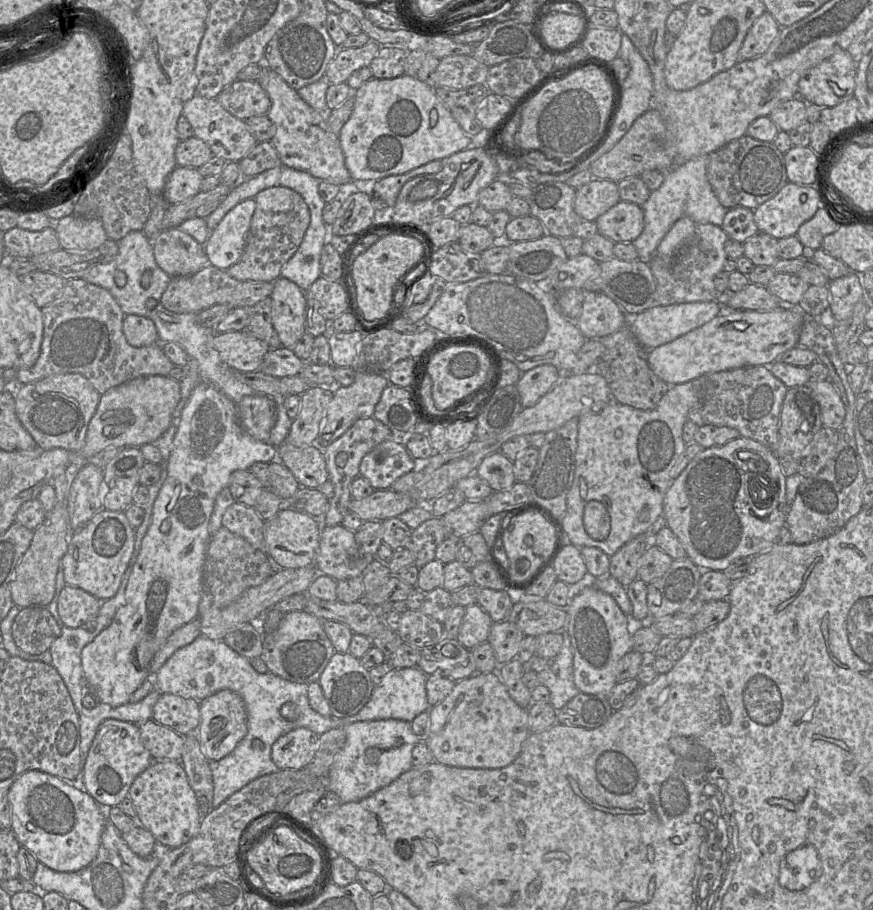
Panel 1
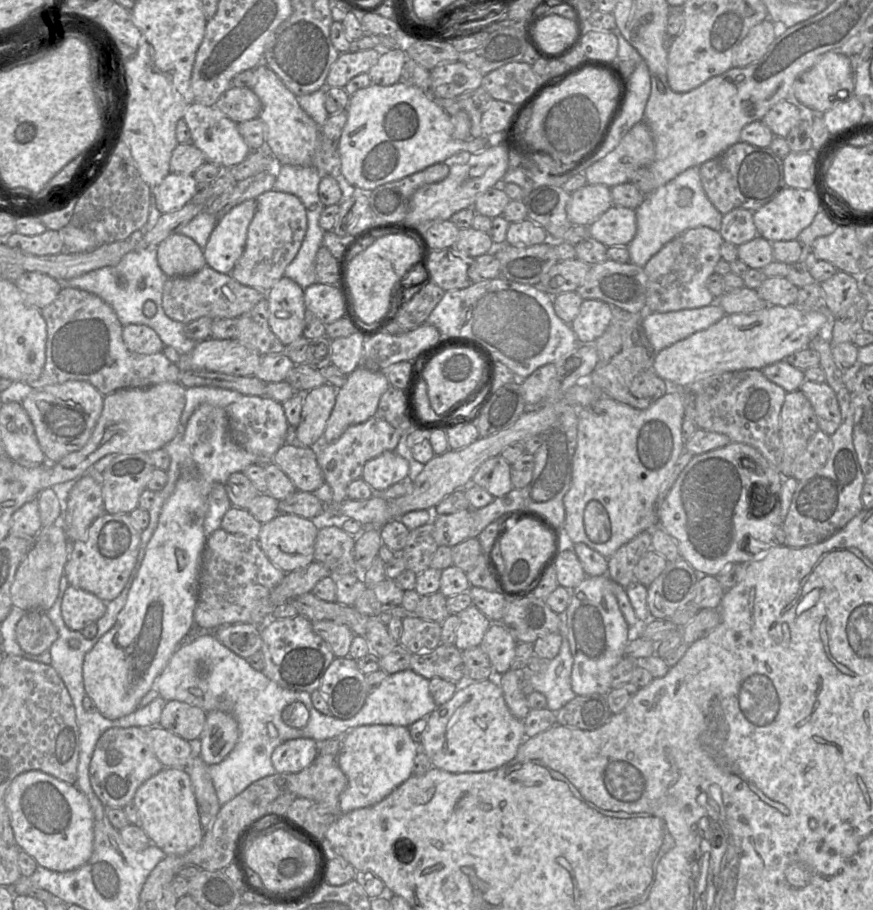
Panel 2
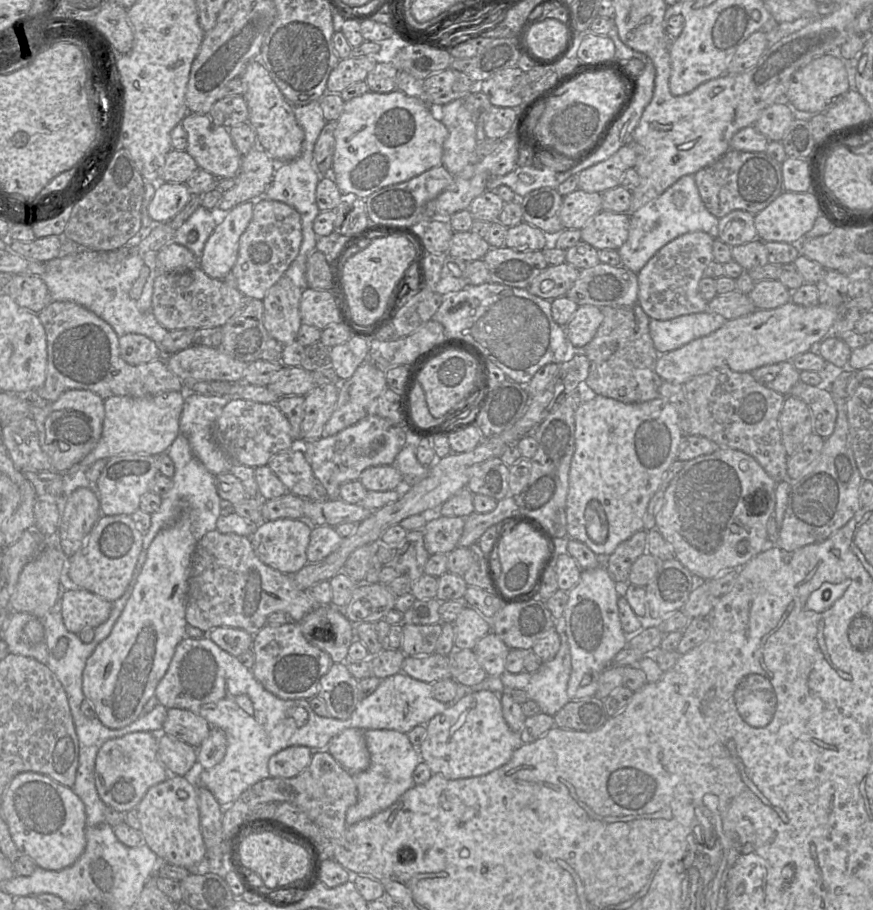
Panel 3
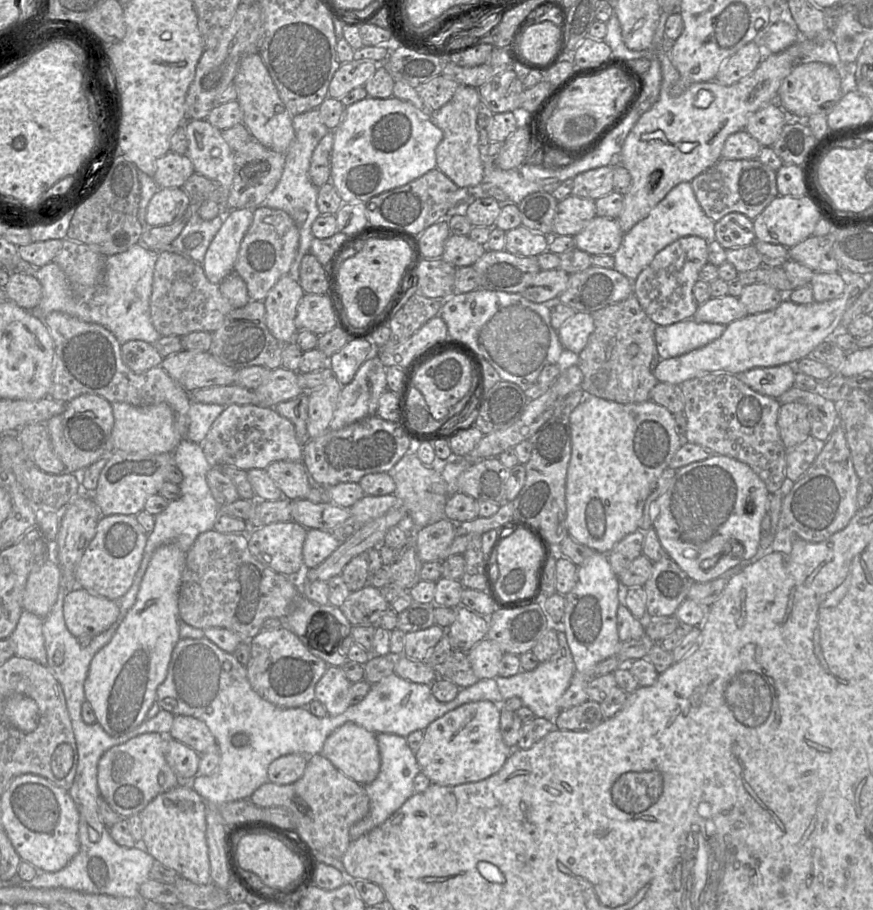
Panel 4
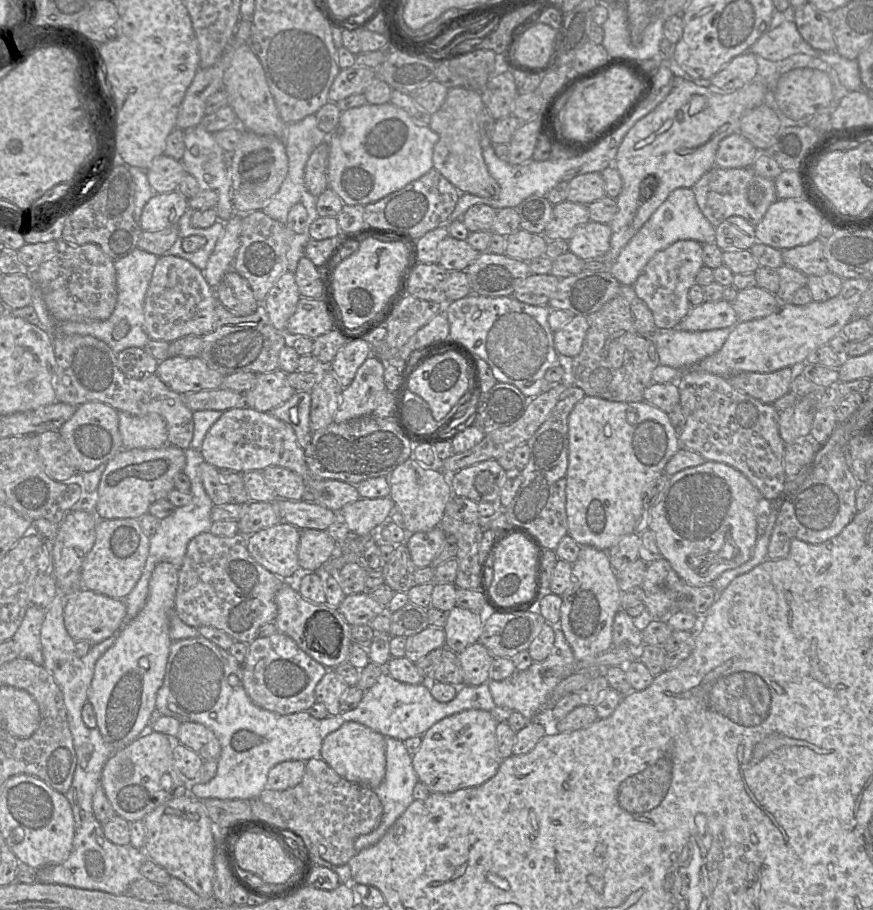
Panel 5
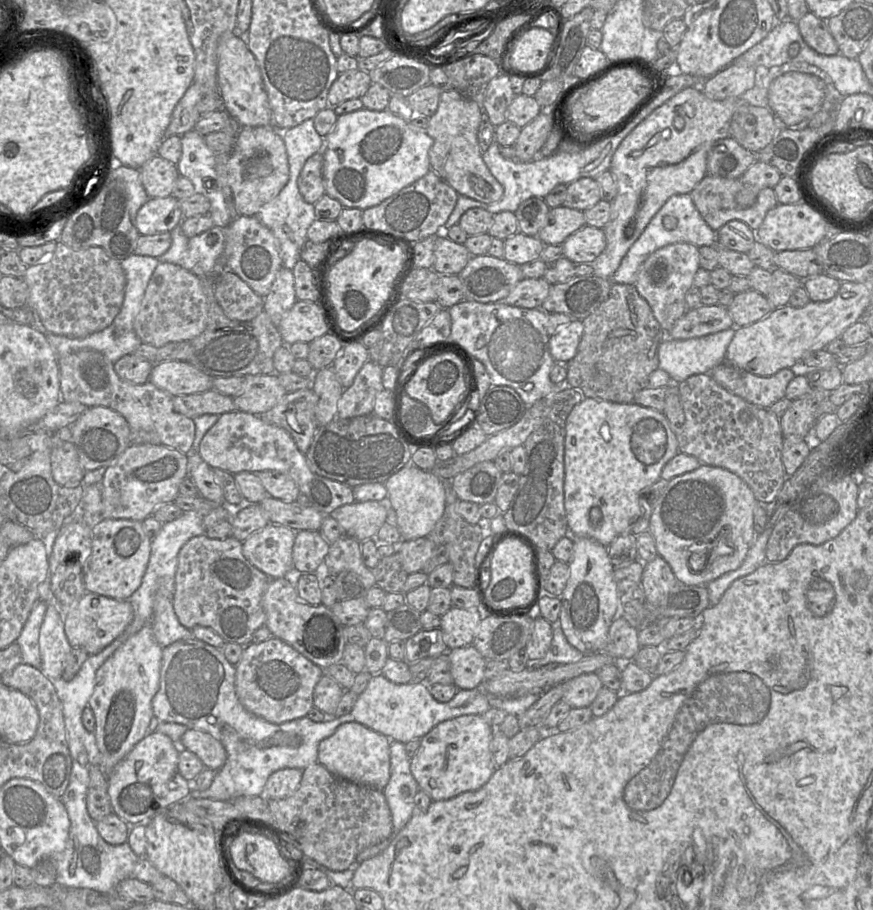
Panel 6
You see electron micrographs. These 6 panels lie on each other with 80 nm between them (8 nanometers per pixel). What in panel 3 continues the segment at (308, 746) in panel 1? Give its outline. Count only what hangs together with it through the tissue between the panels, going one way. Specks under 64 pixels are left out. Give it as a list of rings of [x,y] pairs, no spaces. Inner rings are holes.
[[[290,746],[270,757],[268,770],[272,778],[292,778],[311,763],[313,750],[305,746]]]

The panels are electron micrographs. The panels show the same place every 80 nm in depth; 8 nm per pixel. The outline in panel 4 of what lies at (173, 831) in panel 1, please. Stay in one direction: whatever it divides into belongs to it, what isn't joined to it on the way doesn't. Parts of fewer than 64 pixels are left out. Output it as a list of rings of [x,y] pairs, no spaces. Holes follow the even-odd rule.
[[[182,780],[177,787],[156,796],[140,813],[142,847],[156,861],[198,885],[211,882],[205,813],[206,802],[193,788],[185,786]]]

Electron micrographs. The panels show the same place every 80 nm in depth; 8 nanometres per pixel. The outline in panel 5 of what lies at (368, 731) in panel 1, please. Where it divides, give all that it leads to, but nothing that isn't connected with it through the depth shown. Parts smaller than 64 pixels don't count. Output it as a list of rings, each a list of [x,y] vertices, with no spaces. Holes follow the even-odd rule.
[[[392,737],[385,738],[386,773],[382,783],[374,789],[382,805],[383,814],[380,824],[370,833],[358,836],[354,841],[356,853],[377,843],[414,801],[413,789],[418,776],[412,765],[412,755],[407,751],[404,742]]]

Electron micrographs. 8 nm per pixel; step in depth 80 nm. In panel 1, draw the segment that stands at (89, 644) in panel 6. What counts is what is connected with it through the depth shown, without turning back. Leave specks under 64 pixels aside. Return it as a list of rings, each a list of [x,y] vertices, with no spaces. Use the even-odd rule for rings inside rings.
[[[66,585],[58,597],[58,613],[63,624],[69,628],[82,627],[92,617],[97,617],[102,601],[82,588]]]

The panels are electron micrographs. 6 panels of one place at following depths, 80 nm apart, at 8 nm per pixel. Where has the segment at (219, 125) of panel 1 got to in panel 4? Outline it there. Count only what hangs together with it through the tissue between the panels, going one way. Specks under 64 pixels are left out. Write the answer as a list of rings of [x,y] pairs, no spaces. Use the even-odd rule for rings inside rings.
[[[206,119],[186,120],[184,126],[188,140],[188,147],[185,155],[192,161],[195,172],[202,174],[221,185],[219,204],[225,209],[227,207],[227,199],[234,178],[234,151],[223,139],[221,131],[211,125]]]

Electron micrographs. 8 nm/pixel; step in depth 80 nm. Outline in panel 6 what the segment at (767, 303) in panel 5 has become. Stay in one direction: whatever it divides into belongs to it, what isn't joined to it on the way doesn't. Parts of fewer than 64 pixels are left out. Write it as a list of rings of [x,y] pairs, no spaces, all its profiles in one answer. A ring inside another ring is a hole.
[[[749,289],[735,294],[727,309],[733,320],[734,327],[743,327],[763,319],[774,308],[766,296]]]

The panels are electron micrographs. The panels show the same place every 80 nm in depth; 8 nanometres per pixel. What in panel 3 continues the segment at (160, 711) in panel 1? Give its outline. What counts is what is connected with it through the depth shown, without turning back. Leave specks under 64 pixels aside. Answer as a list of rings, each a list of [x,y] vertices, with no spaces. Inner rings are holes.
[[[169,708],[162,731],[194,748],[209,736],[211,725],[202,716],[182,708]]]

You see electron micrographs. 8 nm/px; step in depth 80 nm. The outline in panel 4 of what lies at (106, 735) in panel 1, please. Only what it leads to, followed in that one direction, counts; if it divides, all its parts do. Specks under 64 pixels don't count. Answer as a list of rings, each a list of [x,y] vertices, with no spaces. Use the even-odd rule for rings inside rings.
[[[143,733],[108,749],[98,763],[99,792],[122,818],[140,814],[159,794],[180,784],[180,779],[168,765],[166,738],[159,733]]]

